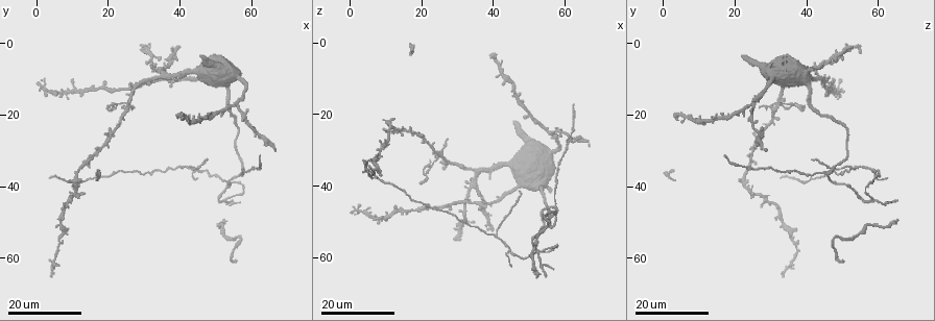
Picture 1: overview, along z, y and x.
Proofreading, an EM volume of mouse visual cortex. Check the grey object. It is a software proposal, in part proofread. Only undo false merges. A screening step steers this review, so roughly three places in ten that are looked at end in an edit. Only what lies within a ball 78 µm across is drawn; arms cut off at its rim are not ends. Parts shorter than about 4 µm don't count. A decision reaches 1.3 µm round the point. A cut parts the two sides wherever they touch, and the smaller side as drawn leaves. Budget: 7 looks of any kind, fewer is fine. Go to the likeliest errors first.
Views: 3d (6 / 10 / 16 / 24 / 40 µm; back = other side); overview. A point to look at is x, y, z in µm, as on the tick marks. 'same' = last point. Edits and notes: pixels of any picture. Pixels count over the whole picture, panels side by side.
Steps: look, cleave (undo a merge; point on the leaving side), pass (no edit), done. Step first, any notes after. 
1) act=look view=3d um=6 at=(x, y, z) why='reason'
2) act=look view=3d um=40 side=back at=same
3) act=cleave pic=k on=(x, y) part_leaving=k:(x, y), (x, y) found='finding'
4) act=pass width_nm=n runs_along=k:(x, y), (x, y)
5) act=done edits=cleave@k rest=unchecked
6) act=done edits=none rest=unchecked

act=look view=3d um=16 at=(44.0, 35.5, 58.0) why='a fork'

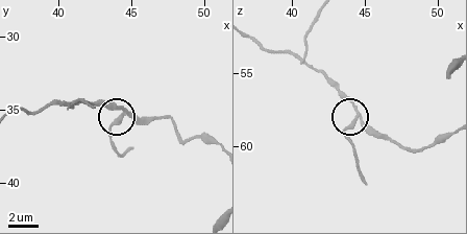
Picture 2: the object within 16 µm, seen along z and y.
act=look view=3d um=10 at=(44.4, 35.4, 58.0)

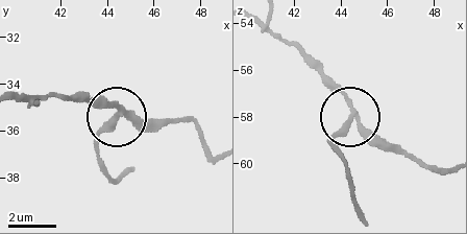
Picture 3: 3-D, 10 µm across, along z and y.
act=cleave pic=3 on=(97, 135) side_arm_um=7 part_leaving=3:(118, 117), (98, 139), (96, 157), (114, 181), (129, 170) found='a second neuron is stuck on'

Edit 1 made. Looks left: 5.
act=look view=overview

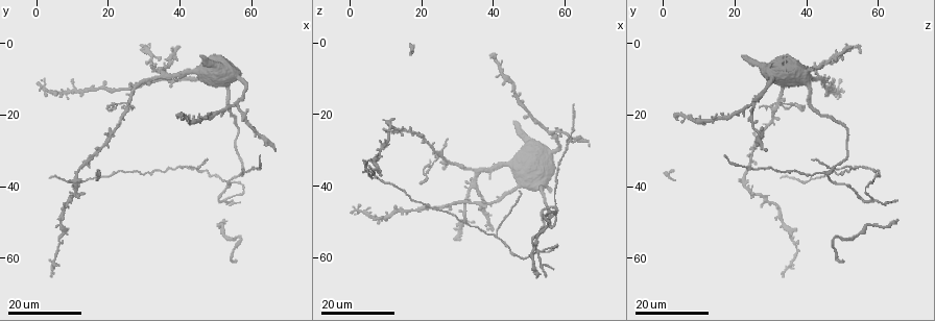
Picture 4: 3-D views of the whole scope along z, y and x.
act=look view=3d um=24 at=(40.5, 34.0, 54.0) why='side arm on a straight run'

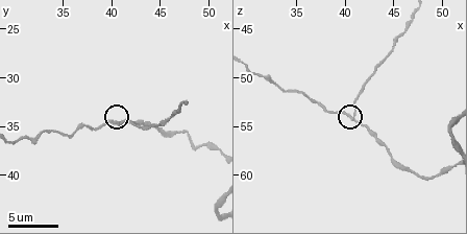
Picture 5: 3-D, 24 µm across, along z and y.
act=look view=3d um=10 at=(40.6, 34.4, 53.8)

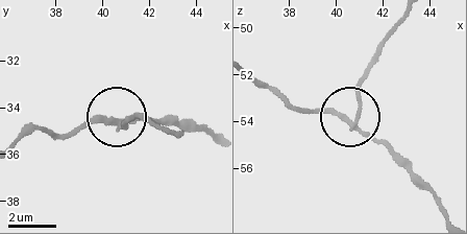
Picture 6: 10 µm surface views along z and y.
act=cleave pic=6 on=(357, 87) width_nm=180 part_leaving=6:(354, 122), (362, 76), (400, 17) found='a second neuron is stuck on'

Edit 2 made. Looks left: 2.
act=look view=3d um=16 at=(53.0, 43.0, 58.0)

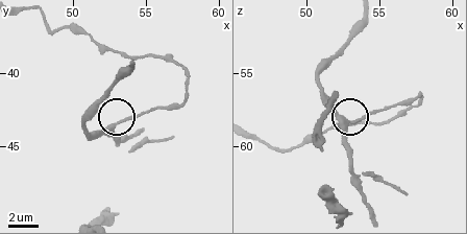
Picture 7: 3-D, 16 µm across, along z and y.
act=look view=3d um=10 at=(53.0, 43.4, 58.4) why='zoom in'

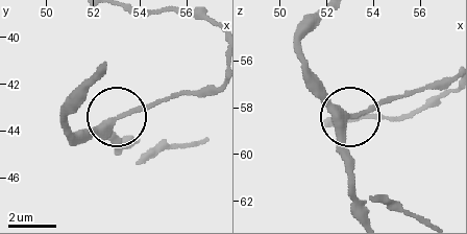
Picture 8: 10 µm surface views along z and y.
act=pass runs_along=8:(322, 17), (301, 53), (314, 83), (344, 113), (344, 170) found='one neuron here'

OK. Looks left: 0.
act=done edits=cleave@3,cleave@6 rest=unchecked

